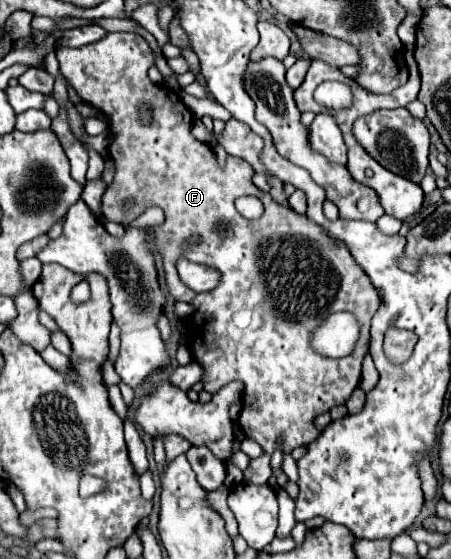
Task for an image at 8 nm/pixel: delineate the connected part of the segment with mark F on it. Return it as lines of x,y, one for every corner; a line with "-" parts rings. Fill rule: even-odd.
108,33
102,41
96,41
96,43
90,43
90,45
82,45
82,47
76,47
76,49
74,49
74,47
64,47
64,45
60,45
60,47
56,47
56,57
58,57
58,63
60,63
60,73
66,77
66,81
70,83
70,87
78,93
78,97
80,97
84,103
88,103
88,105
96,107
98,111
102,111
104,117
108,119
108,125
110,125
108,129
110,129
110,135
112,135
114,141
110,143
108,151
110,151
110,157
114,159
116,173
114,173
114,183
108,187
108,191
106,191
104,197
102,197
102,215
104,215
108,221
116,221
116,223
134,221
134,219
142,213
142,203
154,203
154,205
162,207
162,211
164,211
164,215
166,215
164,225
152,229
152,243
156,245
158,253
162,255
164,279
166,279
166,285
168,285
168,293
170,293
176,301
184,301
184,303
188,303
188,305
192,305
192,307
196,309
196,313
192,315
192,321
196,323
196,327
198,327
198,331
200,331
200,341
198,341
200,347
190,347
190,349
192,349
194,361
196,361
198,365
202,365
202,369
204,369
204,375
202,375
204,379
200,379
200,381
202,381
202,385
204,385
204,391
218,391
218,389
222,389
222,387
224,387
226,383
230,383
230,381
240,381
240,383
244,385
244,389
242,389
242,411
240,411
238,423
240,423
244,435
246,435
248,439
260,443
260,447
264,449
264,453
262,453
258,459
252,459
252,461
250,461
248,469
244,471
244,481
246,481
246,483
256,483
256,485
266,485
268,479
270,479
270,475
272,475
272,473
270,473
270,457
272,457
272,453
276,451
276,447
282,445
282,453
290,453
292,449
296,449
296,447
300,447
300,445
308,445
310,441
314,441
314,439
318,437
318,433
320,433
320,431
314,427
314,419
316,419
318,415
330,411
330,409
336,407
336,405
345,404
354,391
354,387
360,383
362,361
364,361
364,357
366,357
366,353
368,353
370,319
374,317
374,313
376,313
376,309
378,309
378,299
380,299
380,295
378,295
378,291
374,289
374,285
370,283
368,275
362,271
362,267
356,265
356,261
352,259
350,251
344,247
342,241
334,241
334,239
328,235
328,231
326,231
324,227
320,227
318,223
314,223
314,221
308,219
306,215
300,215
300,213
292,211
290,207
284,207
284,205
276,203
268,193
258,191
258,187
254,187
254,183
252,183
254,169
252,169
244,159
228,155
228,157
226,157
226,163
224,163
224,167
222,167
222,165
218,163
218,159
216,159
216,155
214,155
214,151
212,151
212,147
192,137
192,133
190,133
190,127
192,127
192,113
186,109
186,105
182,103
182,99
180,99
170,87
156,85
156,83
150,81
150,77
148,77
148,67
154,63
154,55
152,55
152,49
148,47
148,43
146,43
140,35
134,35
134,33
-
142,107
150,107
150,111
152,111
152,121
150,121
150,123
144,123
144,121
140,119
140,109
142,109
-
242,195
256,195
256,197
264,203
264,215
262,215
258,221
244,219
244,217
236,211
234,201
236,201
238,197
242,197
-
128,201
130,201
130,207
124,209
124,205
126,205
-
190,237
196,237
198,243
186,247
184,243
186,243
-
180,257
186,257
188,261
206,265
206,267
210,267
210,269
218,269
218,271
220,271
220,283
218,283
218,287
212,289
212,291
206,291
206,293
196,293
196,291
192,291
190,287
186,287
186,285
180,281
178,271
176,271
176,261
178,261
-
336,311
350,311
350,313
354,313
354,315
358,317
360,325
362,325
362,339
358,339
358,347
356,347
358,357
330,359
330,357
324,357
324,355
320,355
318,351
314,351
314,349
310,347
310,333
312,333
318,325
322,325
322,321
324,321
328,315
332,315
332,313
336,313

